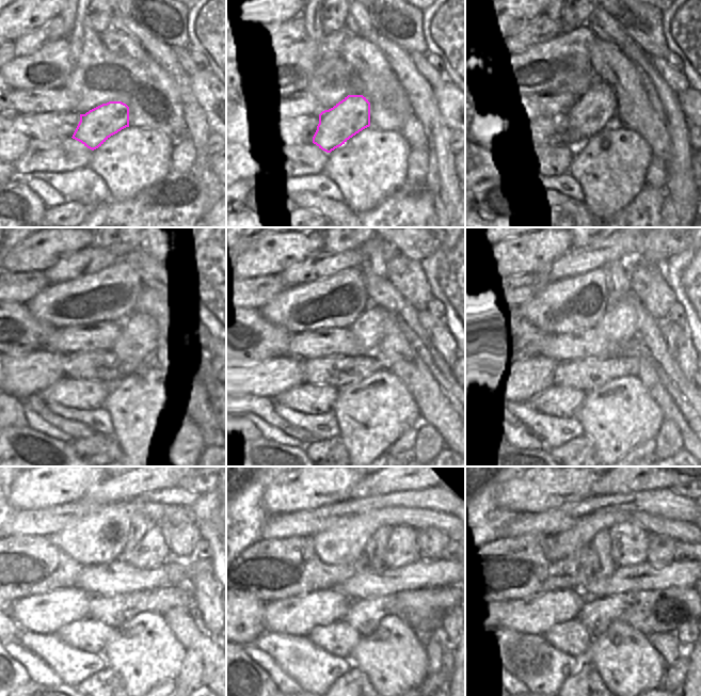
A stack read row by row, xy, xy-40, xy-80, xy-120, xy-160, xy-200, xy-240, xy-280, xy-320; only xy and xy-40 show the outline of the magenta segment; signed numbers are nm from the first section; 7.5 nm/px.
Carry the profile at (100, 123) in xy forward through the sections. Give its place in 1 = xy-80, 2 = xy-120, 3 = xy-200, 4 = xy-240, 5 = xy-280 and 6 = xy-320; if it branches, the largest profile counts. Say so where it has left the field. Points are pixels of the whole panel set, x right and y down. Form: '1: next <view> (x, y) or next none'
1: next xy-80 (596, 109)
2: next xy-120 (131, 328)
3: next xy-200 (620, 321)
4: next xy-240 (146, 549)
5: next xy-280 (396, 547)
6: next xy-320 (630, 542)

